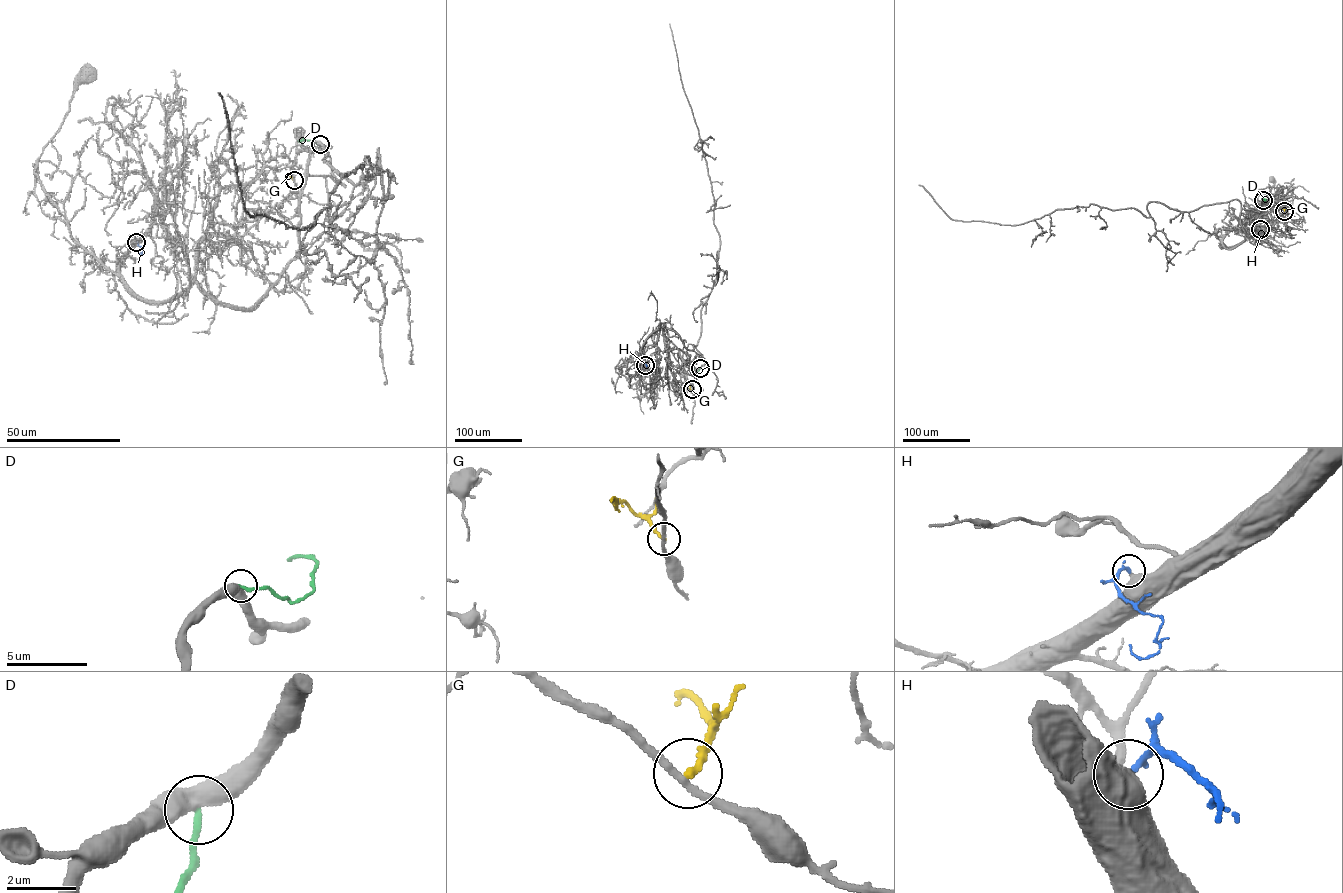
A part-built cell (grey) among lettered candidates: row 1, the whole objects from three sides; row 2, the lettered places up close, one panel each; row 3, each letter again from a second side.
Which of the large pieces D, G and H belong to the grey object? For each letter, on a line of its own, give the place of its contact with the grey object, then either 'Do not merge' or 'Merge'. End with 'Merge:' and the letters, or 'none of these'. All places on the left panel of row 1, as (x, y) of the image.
D: Touches grey at (320, 144). Do not merge
G: Touches grey at (294, 180). Do not merge
H: Touches grey at (136, 242). Merge
Merge: H

